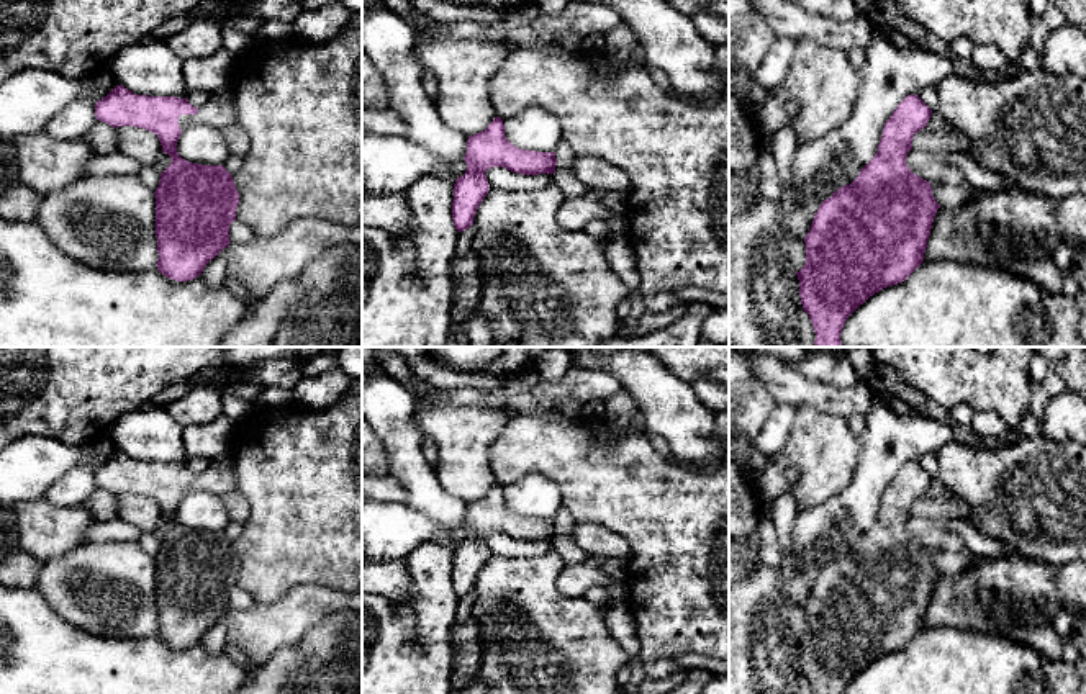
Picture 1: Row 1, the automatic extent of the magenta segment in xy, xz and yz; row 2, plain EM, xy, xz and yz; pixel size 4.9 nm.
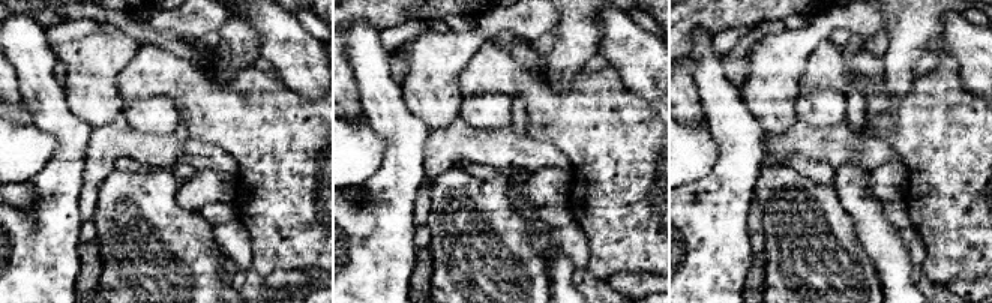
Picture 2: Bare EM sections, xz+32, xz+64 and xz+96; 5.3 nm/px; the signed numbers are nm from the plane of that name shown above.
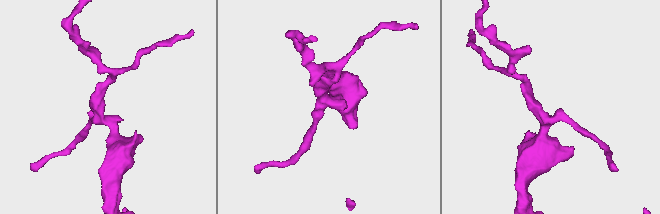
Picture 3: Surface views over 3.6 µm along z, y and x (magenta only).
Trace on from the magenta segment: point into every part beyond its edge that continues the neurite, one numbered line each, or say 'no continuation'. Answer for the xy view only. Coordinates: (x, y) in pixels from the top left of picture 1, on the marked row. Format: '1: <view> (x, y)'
1: xy (220, 110)

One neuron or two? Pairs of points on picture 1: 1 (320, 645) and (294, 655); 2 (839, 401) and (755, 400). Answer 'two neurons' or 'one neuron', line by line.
1: two neurons
2: two neurons

